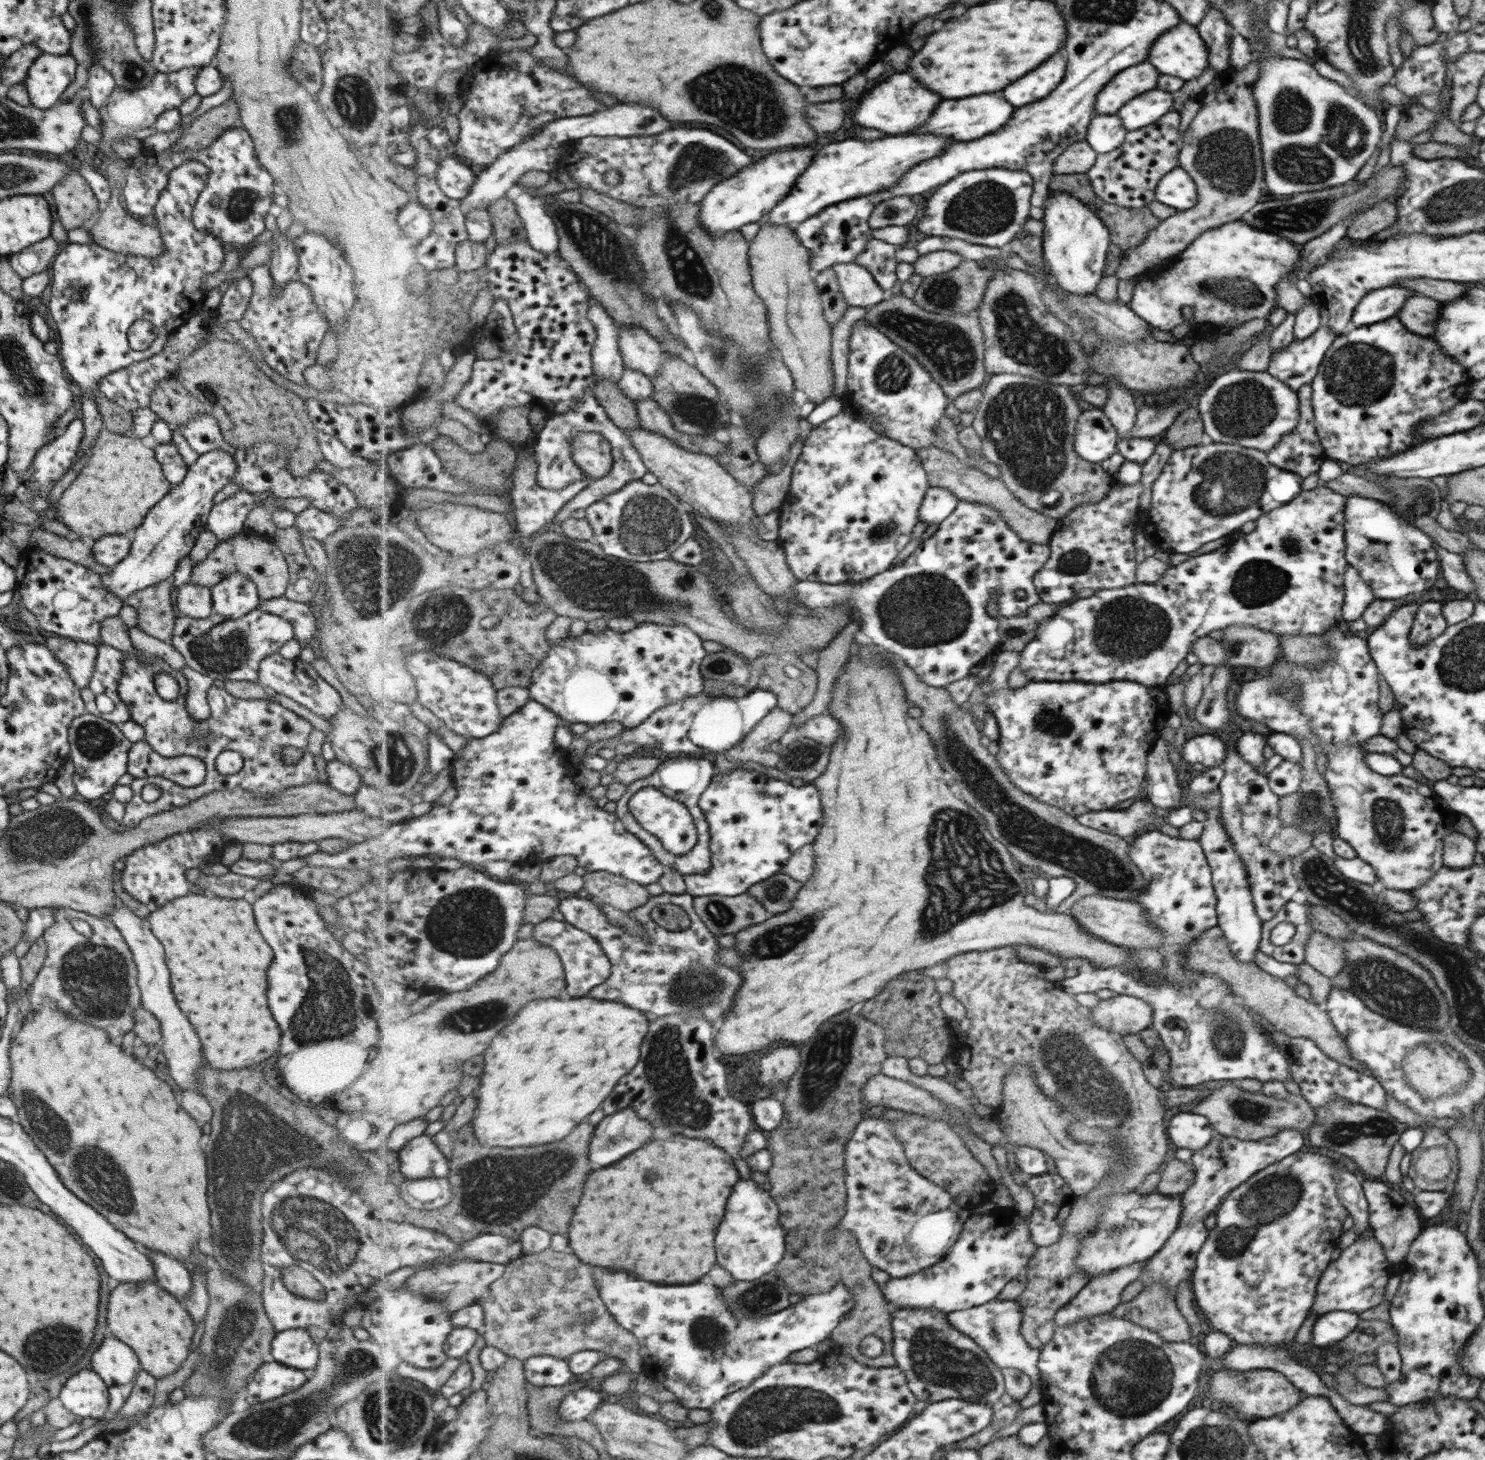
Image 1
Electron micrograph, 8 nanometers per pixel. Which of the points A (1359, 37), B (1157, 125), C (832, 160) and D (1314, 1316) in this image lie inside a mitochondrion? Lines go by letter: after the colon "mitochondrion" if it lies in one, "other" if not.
A: mitochondrion
B: other
C: other
D: other

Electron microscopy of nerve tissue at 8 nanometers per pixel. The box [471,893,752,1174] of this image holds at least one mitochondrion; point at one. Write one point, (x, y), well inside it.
(665, 1071)

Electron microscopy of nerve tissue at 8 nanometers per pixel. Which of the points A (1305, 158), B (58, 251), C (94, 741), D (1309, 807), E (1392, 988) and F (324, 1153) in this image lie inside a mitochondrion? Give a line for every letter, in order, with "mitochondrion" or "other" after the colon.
A: mitochondrion
B: other
C: mitochondrion
D: mitochondrion
E: mitochondrion
F: mitochondrion

